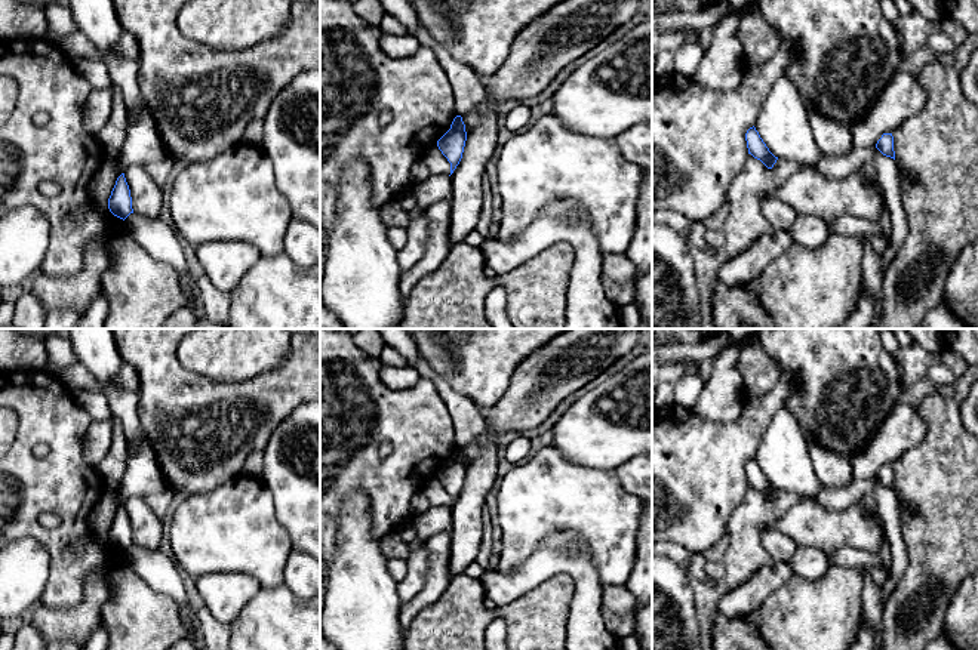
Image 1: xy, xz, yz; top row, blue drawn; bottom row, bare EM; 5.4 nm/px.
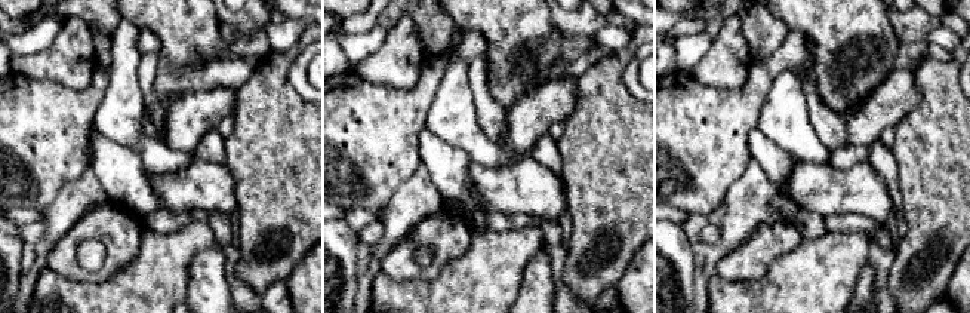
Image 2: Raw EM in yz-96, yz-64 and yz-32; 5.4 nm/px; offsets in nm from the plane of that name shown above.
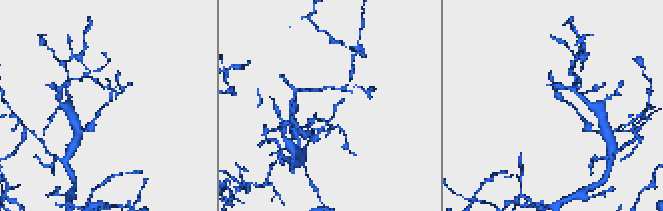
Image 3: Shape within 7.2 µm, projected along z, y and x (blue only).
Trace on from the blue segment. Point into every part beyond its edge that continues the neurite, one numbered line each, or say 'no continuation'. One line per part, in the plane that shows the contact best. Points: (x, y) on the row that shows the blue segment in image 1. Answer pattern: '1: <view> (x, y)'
no continuation

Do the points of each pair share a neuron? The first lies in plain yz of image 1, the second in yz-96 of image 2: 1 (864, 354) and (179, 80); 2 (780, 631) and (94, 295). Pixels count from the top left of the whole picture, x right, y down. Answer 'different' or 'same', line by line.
1: different
2: same

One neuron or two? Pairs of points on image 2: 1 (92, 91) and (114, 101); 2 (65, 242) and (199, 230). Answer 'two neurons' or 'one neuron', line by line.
1: two neurons
2: two neurons

